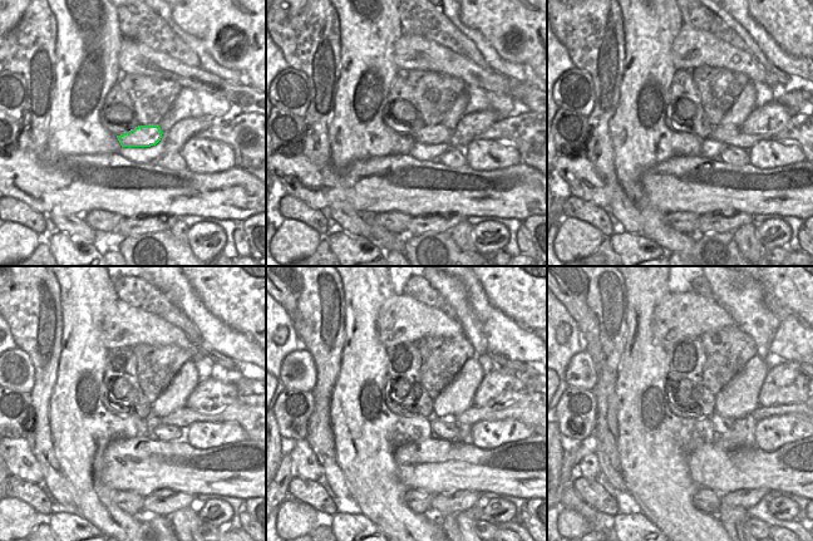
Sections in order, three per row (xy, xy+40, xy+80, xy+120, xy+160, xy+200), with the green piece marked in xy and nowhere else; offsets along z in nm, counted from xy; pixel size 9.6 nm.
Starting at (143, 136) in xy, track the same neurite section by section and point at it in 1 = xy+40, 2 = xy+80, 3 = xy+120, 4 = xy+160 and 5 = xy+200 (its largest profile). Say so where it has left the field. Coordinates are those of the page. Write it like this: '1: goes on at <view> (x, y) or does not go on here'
1: goes on at xy+40 (429, 134)
2: goes on at xy+80 (802, 128)
3: goes on at xy+120 (240, 411)
4: goes on at xy+160 (521, 411)
5: goes on at xy+200 (802, 408)

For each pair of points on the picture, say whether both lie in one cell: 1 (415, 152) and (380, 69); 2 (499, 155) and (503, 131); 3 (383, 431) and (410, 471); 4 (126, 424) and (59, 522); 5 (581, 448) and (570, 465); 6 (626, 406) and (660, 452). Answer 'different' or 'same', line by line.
1: different
2: different
3: different
4: different
5: same
6: same

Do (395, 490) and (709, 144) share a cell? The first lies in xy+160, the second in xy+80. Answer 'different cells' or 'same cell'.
different cells

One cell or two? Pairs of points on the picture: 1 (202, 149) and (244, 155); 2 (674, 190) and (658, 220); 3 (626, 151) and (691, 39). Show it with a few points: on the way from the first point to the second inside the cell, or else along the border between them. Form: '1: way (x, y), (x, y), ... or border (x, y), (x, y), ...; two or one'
1: border (207, 139), (227, 143), (233, 152), (235, 165); two
2: border (639, 208), (655, 207), (665, 214); two
3: border (675, 37), (671, 44), (671, 62), (676, 69); two

